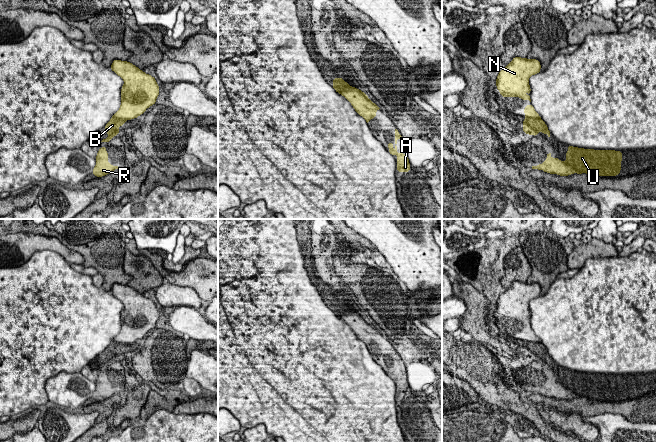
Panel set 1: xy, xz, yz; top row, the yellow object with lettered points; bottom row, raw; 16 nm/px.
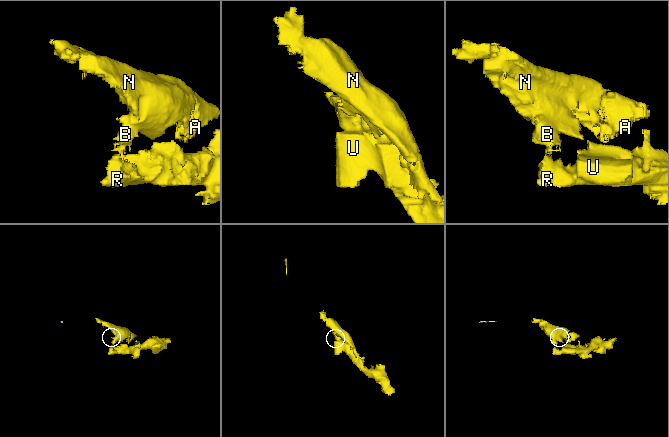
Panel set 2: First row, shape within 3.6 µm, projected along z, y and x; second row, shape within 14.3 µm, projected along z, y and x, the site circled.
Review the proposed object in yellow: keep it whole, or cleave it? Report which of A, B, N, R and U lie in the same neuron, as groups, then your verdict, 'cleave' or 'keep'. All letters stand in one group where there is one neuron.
groups A N / B R U; cleave

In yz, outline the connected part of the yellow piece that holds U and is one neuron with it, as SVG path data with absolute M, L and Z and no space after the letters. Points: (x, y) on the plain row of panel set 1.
M568 369L565 386L560 385L558 381L552 382L551 377L549 377L542 388L532 390L532 393L541 394L550 398L557 398L559 400L568 400L574 397L586 397L591 400L618 400L621 395L621 385L622 375L584 373Z

